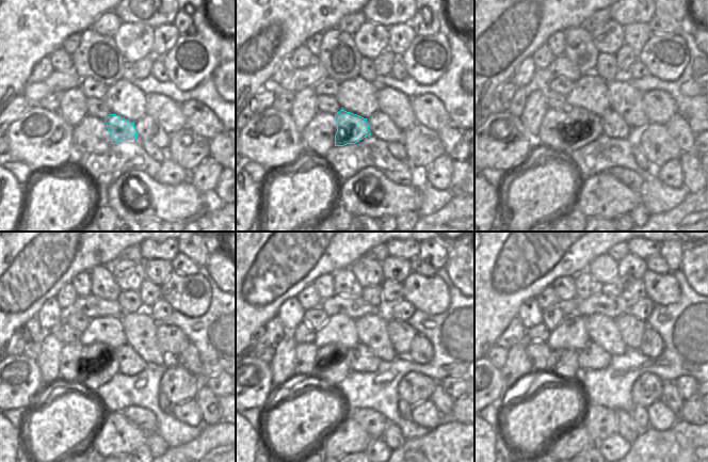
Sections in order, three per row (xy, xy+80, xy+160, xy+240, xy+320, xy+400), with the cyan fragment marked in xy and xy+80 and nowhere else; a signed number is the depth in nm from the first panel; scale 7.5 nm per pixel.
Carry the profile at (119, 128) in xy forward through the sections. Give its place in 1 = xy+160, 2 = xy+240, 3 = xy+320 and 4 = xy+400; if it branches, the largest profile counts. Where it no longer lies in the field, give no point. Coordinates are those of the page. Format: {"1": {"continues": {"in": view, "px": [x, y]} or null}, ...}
{"1": {"continues": {"in": "xy+160", "px": [588, 125]}}, "2": {"continues": {"in": "xy+240", "px": [100, 365]}}, "3": {"continues": {"in": "xy+320", "px": [332, 363]}}, "4": {"continues": {"in": "xy+400", "px": [563, 363]}}}

